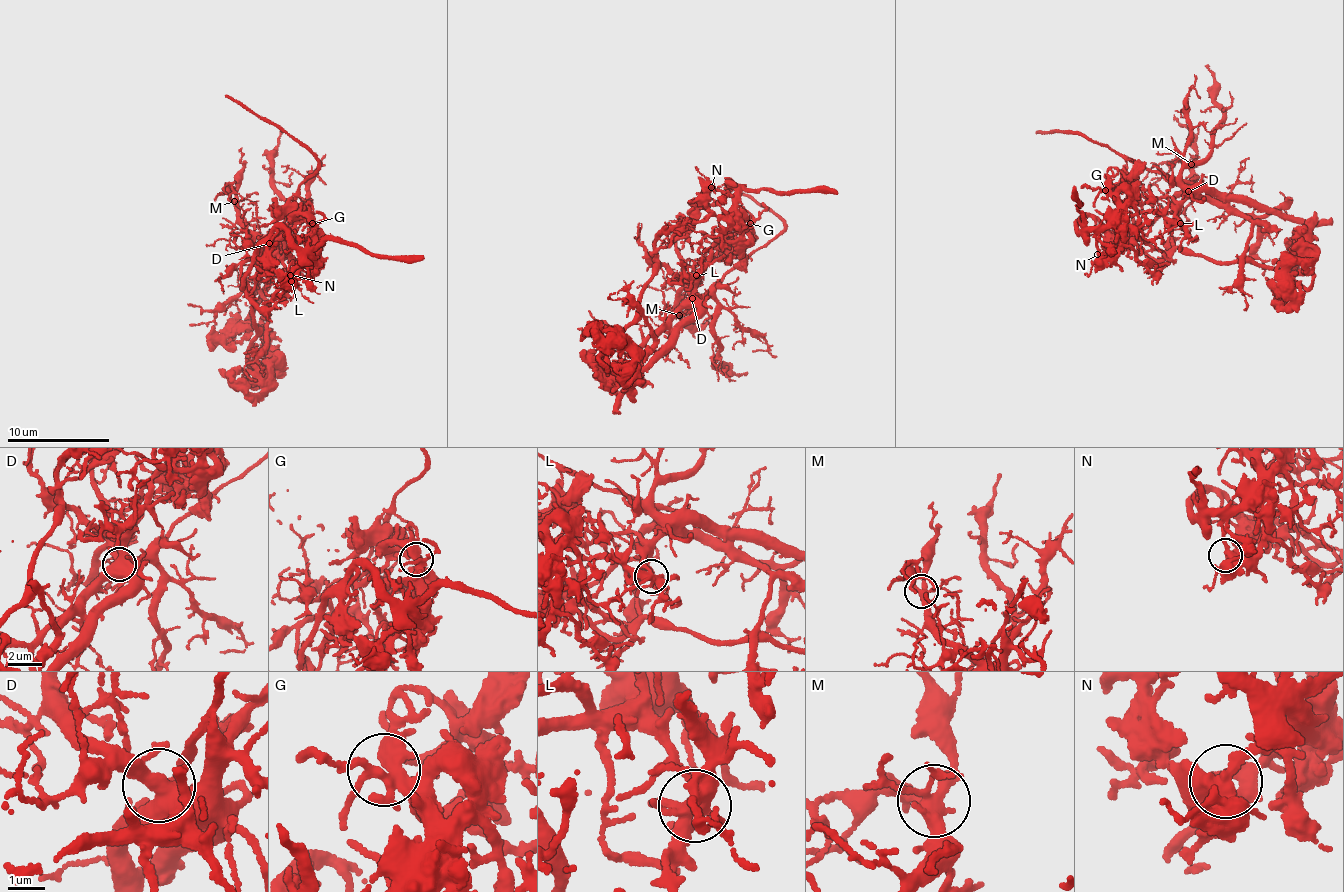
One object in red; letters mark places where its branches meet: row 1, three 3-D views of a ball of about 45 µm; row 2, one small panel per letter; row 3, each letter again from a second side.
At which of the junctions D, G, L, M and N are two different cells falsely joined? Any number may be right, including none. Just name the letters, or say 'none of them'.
L

